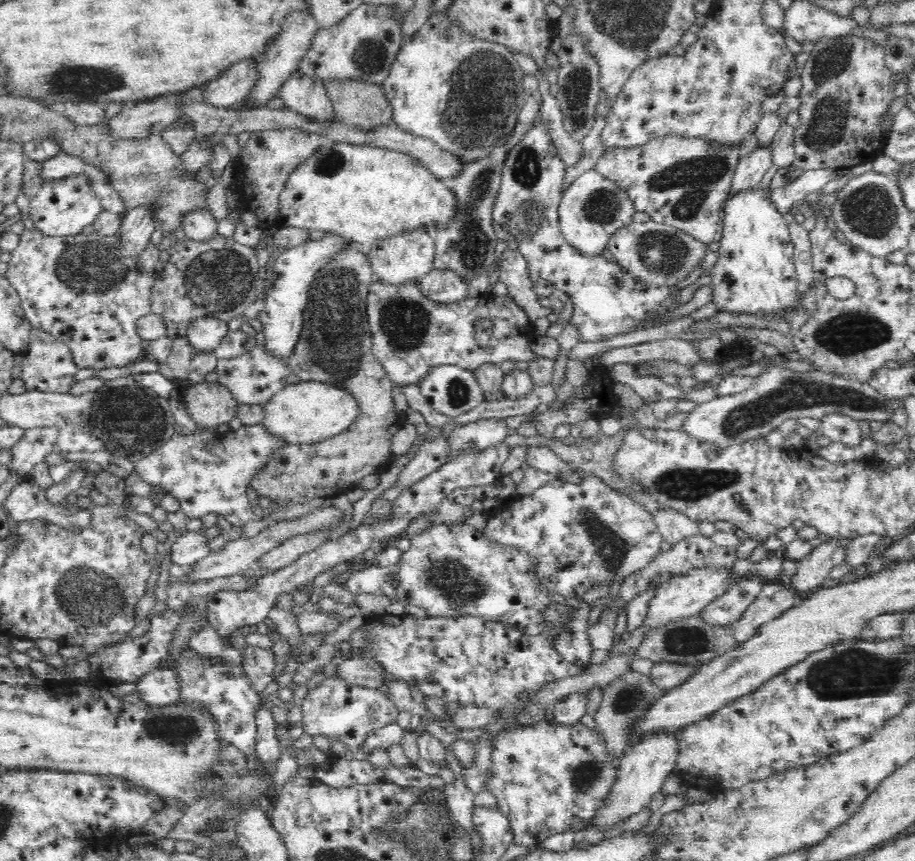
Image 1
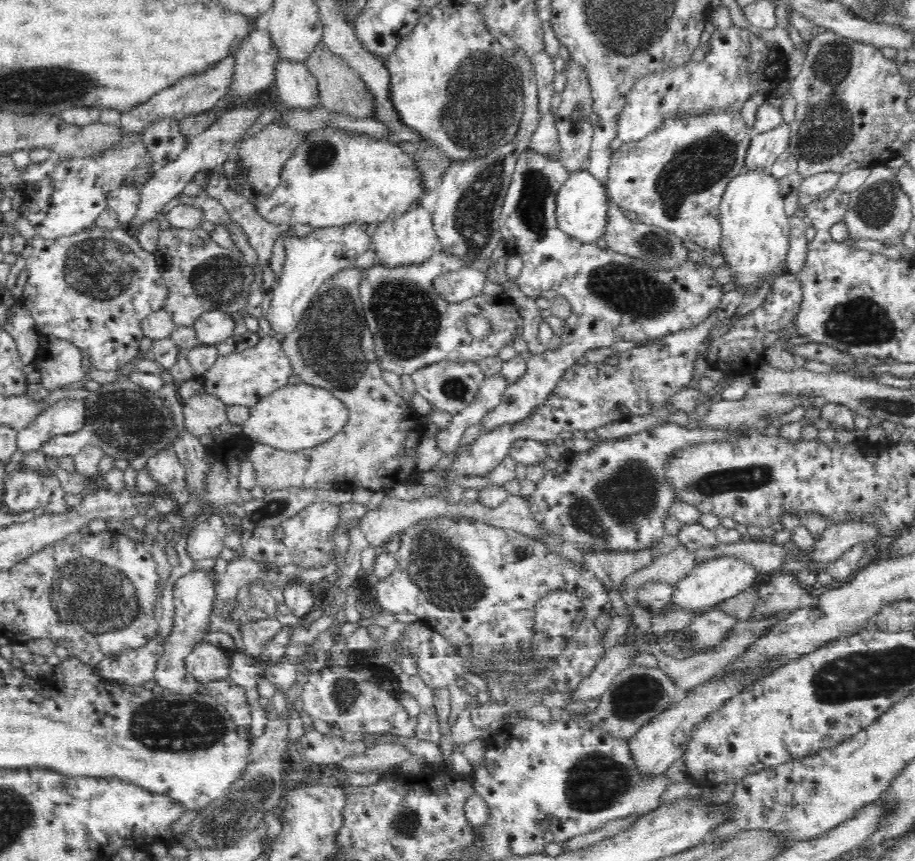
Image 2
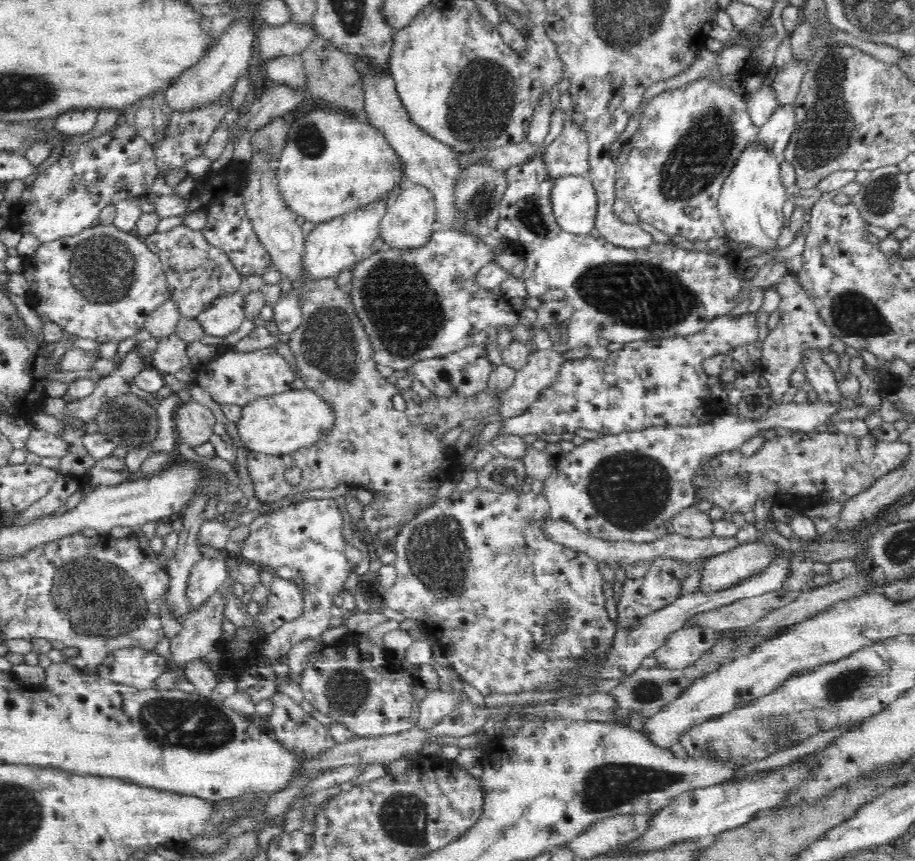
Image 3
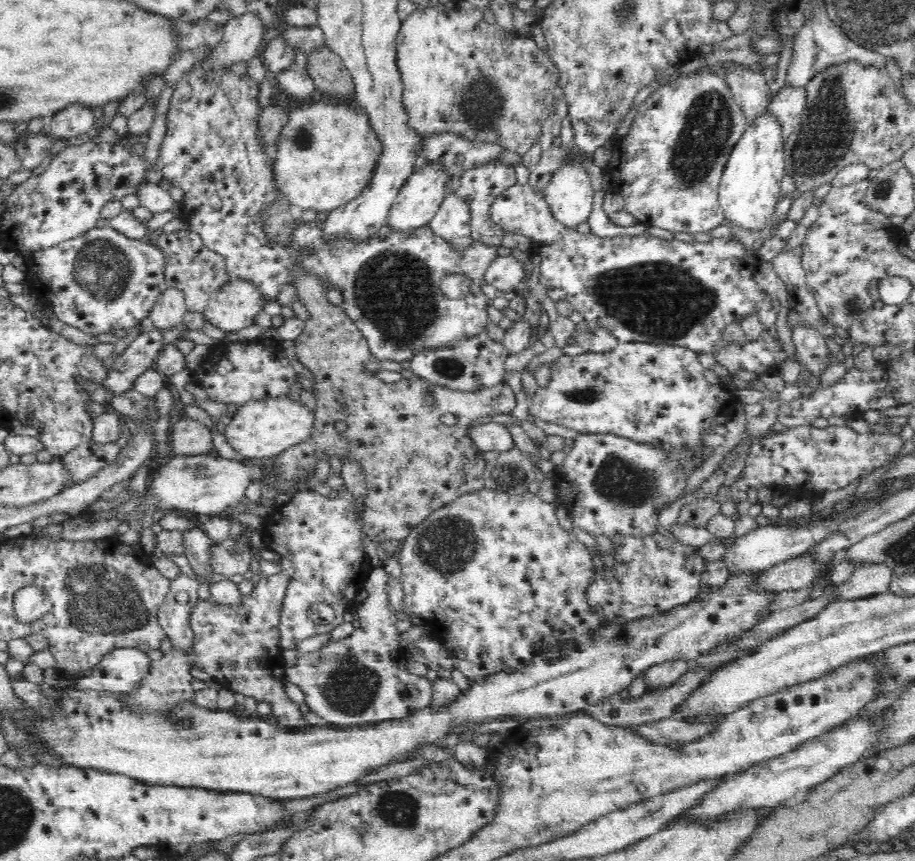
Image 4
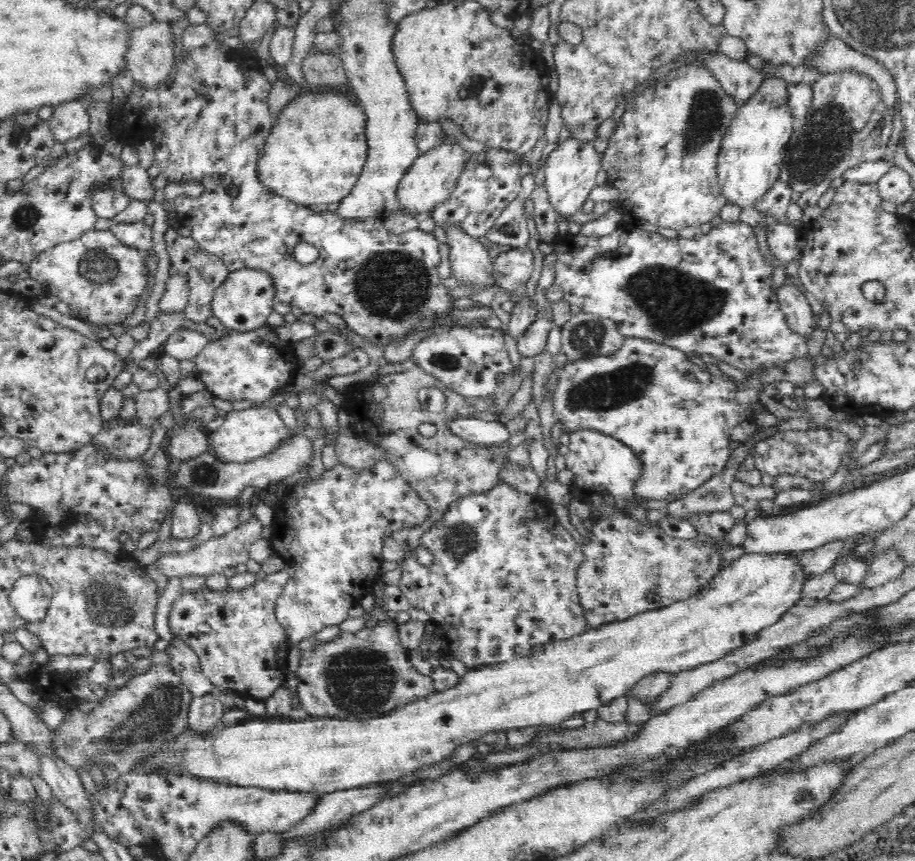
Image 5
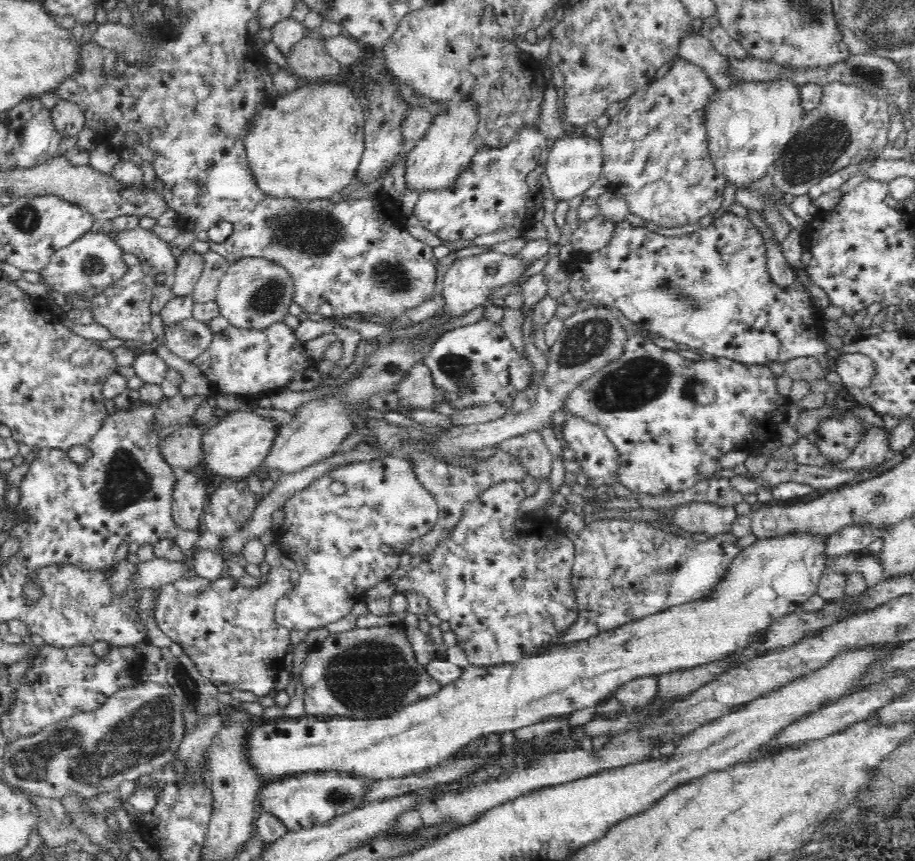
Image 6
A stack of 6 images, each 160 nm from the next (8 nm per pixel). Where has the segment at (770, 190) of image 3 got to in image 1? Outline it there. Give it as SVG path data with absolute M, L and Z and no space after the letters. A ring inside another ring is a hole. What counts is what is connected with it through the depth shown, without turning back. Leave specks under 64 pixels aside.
M757 187L755 190L737 194L726 202L723 234L719 243L718 262L711 268L712 281L709 283L712 306L719 312L754 314L756 318L768 320L771 326L785 328L786 320L790 320L800 306L805 289L801 286L795 270L794 245L788 224L770 201L769 188Z

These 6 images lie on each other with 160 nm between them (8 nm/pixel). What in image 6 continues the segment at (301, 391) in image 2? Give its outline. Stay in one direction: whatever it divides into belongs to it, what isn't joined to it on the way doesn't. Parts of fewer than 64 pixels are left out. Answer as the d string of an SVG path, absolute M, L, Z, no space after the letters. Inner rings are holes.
M232 411L215 426L204 429L202 465L223 480L232 478L246 480L270 452L279 427L273 418L260 416L256 412Z

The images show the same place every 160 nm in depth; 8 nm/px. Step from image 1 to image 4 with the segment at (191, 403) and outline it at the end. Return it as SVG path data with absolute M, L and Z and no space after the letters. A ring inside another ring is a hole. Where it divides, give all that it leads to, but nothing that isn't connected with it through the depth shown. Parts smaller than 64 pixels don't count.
M183 411L171 431L172 450L175 455L206 455L214 448L212 430L206 424L188 417Z

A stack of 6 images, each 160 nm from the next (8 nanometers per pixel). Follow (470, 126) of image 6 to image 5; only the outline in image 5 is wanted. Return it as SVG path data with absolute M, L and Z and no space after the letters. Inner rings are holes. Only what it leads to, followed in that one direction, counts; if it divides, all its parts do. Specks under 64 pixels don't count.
M447 136L443 138L440 146L420 154L399 184L397 193L399 210L408 216L420 214L425 218L432 215L440 204L449 200L465 167L466 158L463 158L463 152L462 146L454 138Z

